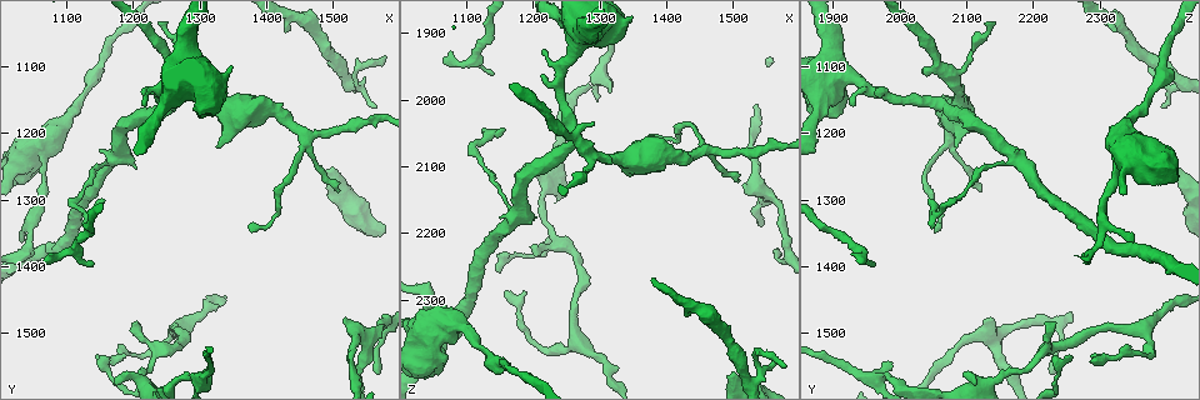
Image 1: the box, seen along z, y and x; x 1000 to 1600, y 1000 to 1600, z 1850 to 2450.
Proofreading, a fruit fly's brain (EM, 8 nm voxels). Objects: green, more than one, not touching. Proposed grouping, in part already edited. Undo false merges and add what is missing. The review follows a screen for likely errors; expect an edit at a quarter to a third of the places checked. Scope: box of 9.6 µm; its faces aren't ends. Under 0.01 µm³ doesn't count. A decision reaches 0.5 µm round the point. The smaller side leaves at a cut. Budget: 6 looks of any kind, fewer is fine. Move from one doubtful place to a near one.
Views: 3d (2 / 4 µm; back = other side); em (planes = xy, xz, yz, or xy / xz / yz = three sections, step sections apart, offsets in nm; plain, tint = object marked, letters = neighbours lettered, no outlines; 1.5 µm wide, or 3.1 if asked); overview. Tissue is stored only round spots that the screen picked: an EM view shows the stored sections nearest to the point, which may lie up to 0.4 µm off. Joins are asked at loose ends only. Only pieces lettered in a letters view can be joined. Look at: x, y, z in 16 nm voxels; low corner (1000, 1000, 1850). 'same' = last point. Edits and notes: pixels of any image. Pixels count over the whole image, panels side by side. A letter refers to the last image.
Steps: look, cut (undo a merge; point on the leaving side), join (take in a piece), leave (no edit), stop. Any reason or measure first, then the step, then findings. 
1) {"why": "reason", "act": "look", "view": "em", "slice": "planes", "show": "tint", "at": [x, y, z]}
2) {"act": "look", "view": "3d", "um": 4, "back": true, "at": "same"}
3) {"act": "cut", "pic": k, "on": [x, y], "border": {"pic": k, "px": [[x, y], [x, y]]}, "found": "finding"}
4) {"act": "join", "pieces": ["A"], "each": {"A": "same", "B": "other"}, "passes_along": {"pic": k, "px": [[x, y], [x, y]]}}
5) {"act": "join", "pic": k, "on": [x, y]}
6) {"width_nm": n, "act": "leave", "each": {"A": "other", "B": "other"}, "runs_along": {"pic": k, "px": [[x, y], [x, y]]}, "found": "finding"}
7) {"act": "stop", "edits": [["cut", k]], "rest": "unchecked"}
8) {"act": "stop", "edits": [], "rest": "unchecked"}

{"why": "thin end", "act": "look", "view": "em", "slice": "planes", "show": "letters", "at": [1155, 1305, 2045]}

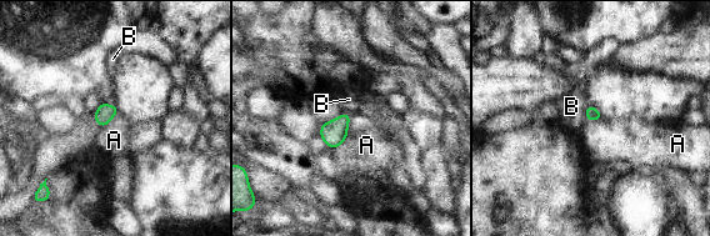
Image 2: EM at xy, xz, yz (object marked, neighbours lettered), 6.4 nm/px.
{"act": "leave", "each": {"A": "other", "B": "other"}, "found": "no lettered piece goes on from it"}

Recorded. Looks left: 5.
{"why": "thin end", "act": "look", "view": "em", "slice": "planes", "show": "letters", "at": [1155, 1535, 2290]}

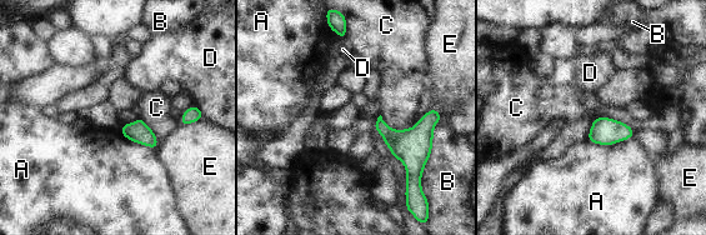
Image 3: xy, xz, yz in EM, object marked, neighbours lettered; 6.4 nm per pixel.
{"act": "leave", "each": {"A": "other", "B": "other", "C": "other", "D": "other", "E": "other"}, "border": {"pic": 3, "px": [[632, 135], [606, 145], [587, 139]]}, "found": "no lettered piece goes on from it"}

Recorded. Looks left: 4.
{"why": "narrows sharply", "act": "look", "view": "em", "slice": "planes", "show": "letters", "at": [1065, 1260, 2320]}

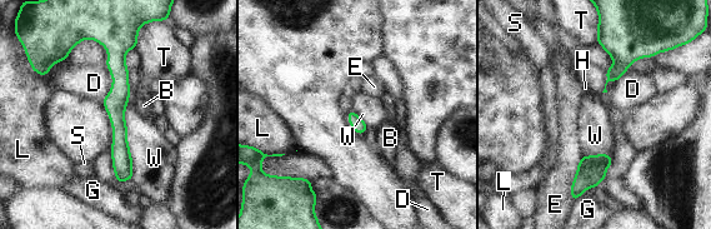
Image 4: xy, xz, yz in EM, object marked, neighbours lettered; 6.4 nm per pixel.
{"act": "leave", "each": {"B": "other", "D": "other", "E": "other", "G": "other", "H": "other", "L": "other", "S": "other", "T": "other", "W": "other"}, "runs_along": {"pic": 4, "px": [[114, 40], [123, 178]]}, "found": "all the same neuron"}

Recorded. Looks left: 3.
{"act": "stop", "edits": [], "rest": "unchecked"}

